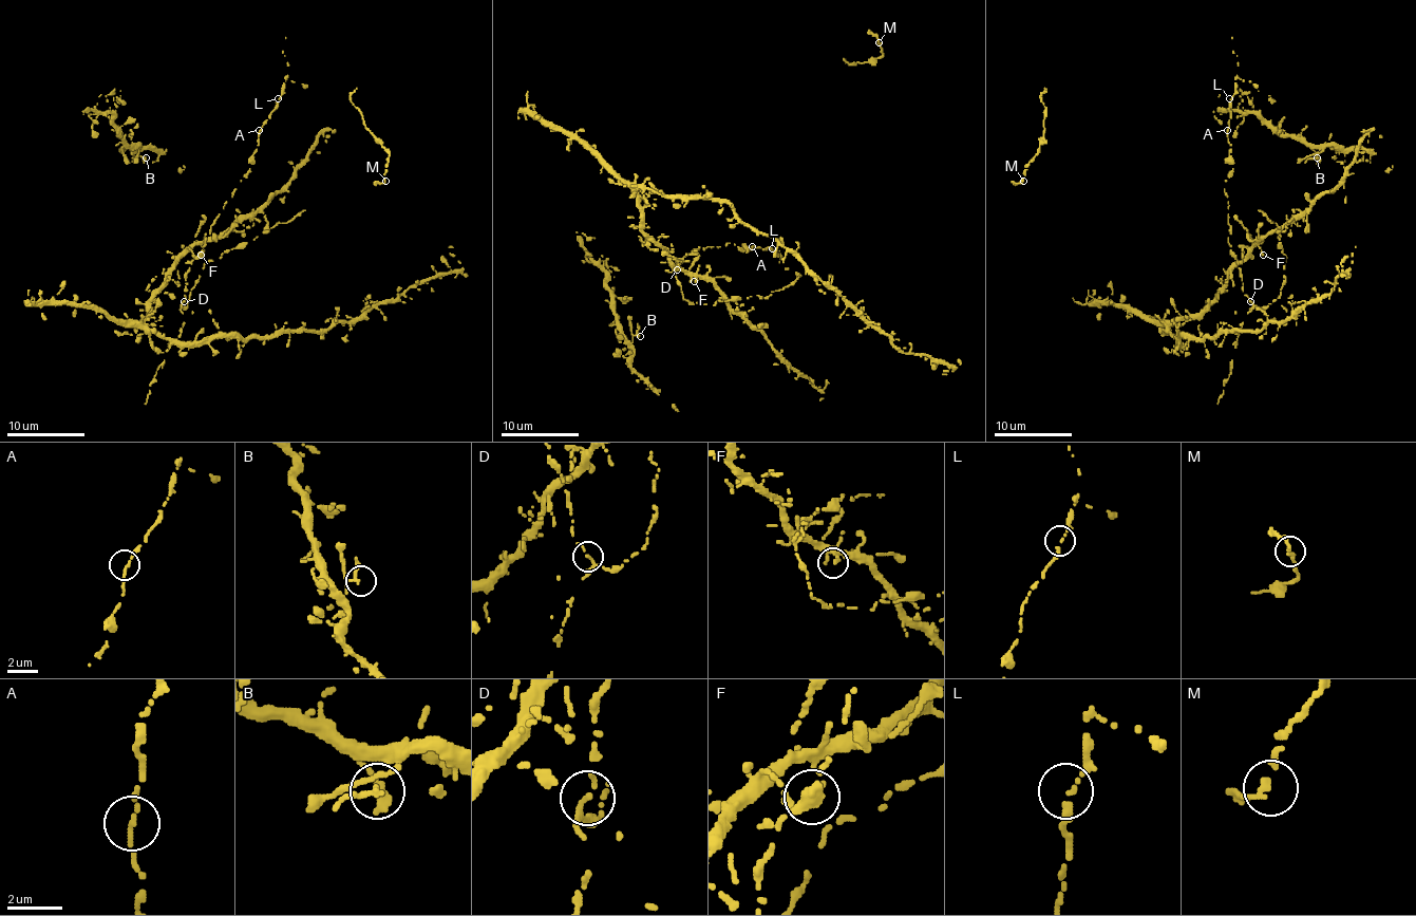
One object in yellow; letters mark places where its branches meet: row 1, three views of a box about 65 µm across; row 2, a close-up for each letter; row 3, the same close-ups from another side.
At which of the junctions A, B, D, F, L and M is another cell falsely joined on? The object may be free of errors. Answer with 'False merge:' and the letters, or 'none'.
False merge: D

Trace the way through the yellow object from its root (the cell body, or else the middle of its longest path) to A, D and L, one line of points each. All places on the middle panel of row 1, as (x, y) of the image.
A: (675, 265), (688, 260), (686, 256), (698, 246), (725, 246), (729, 242), (742, 251), (752, 246)
D: (675, 265), (688, 260), (686, 256), (678, 260), (677, 269)
L: (675, 265), (688, 260), (686, 256), (698, 246), (725, 246), (729, 242), (742, 251), (752, 246), (772, 248)

